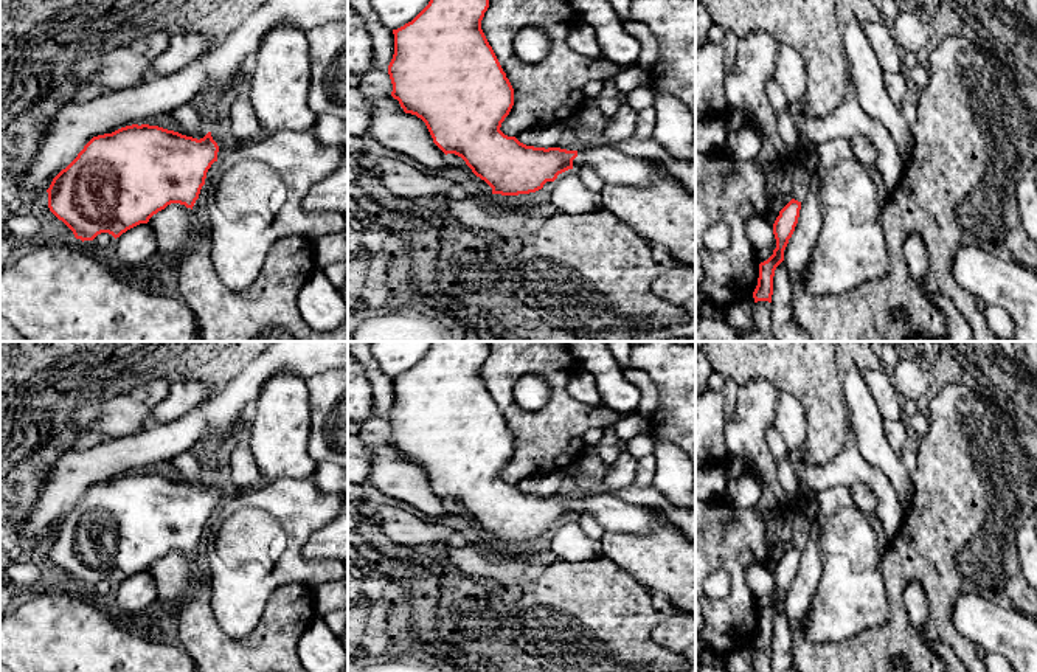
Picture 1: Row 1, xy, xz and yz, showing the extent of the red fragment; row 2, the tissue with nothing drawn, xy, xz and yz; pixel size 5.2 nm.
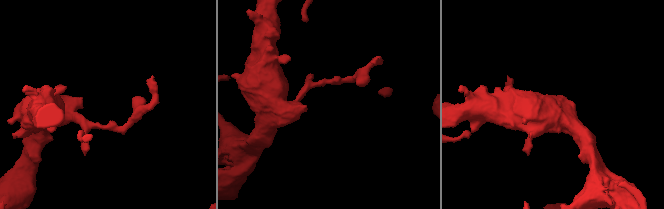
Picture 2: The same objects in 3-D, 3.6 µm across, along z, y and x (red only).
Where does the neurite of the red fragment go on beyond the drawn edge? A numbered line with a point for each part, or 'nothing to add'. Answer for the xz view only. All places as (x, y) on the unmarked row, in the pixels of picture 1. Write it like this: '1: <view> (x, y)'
1: xz (617, 516)

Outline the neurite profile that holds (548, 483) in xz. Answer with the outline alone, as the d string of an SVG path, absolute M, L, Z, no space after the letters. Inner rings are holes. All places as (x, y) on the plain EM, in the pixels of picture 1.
M560 470L546 472L522 480L517 487L534 495L557 495L564 473Z

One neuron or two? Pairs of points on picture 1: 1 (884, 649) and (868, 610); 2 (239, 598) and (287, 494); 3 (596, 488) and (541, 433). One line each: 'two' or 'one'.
1: two
2: one
3: two

